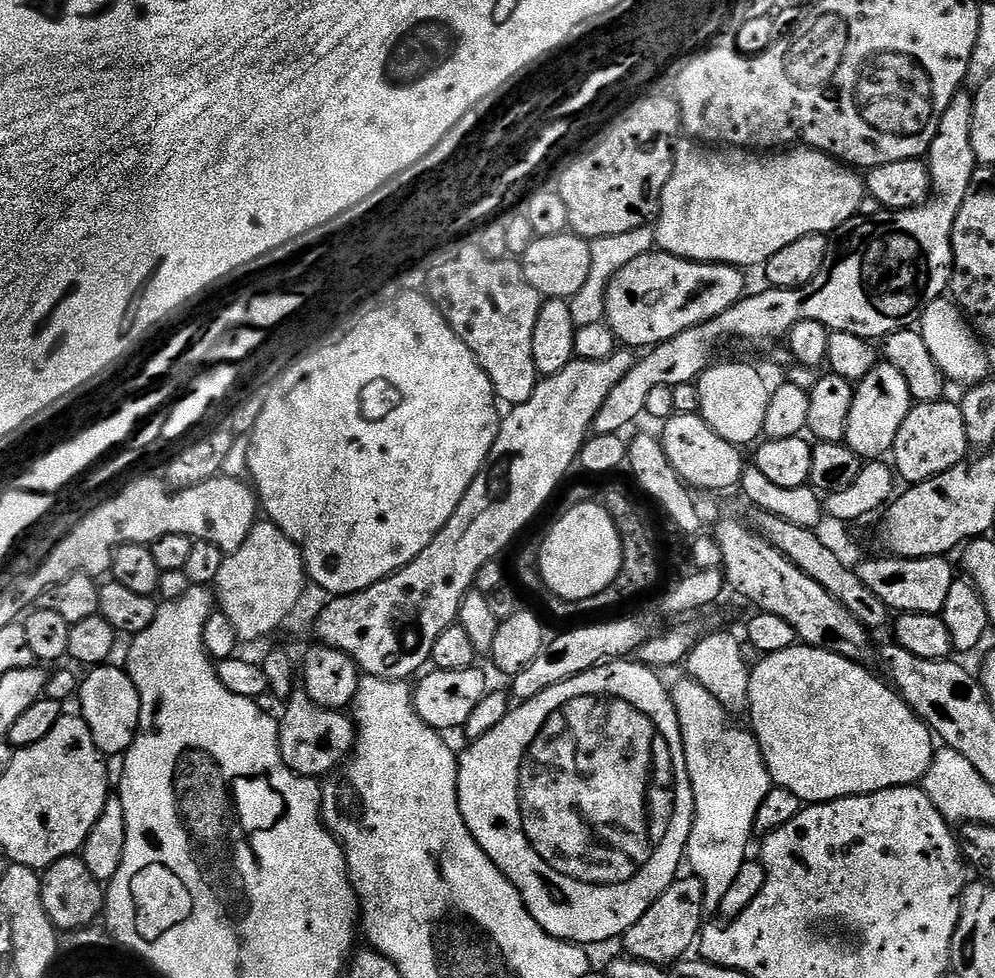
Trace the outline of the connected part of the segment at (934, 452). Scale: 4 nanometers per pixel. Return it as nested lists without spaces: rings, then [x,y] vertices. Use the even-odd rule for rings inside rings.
[[[948,398],[926,400],[913,403],[906,414],[906,422],[898,426],[894,446],[890,453],[894,472],[905,481],[905,485],[921,484],[954,466],[965,463],[964,456],[970,452],[966,422],[962,422],[962,410],[959,403],[948,401]]]

